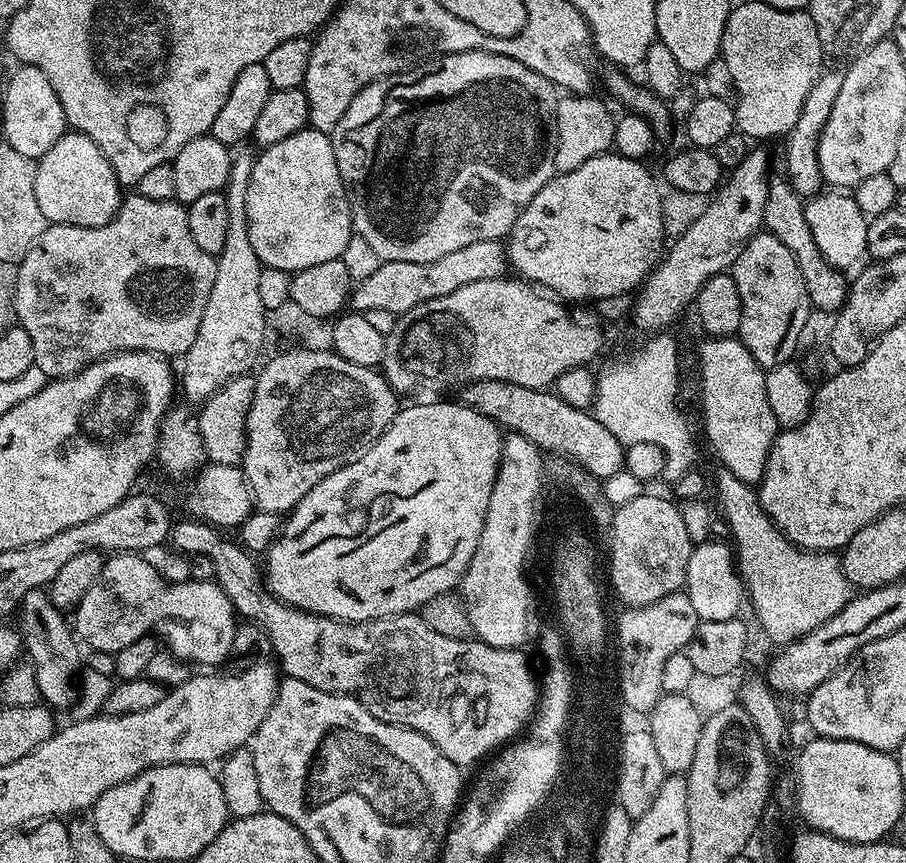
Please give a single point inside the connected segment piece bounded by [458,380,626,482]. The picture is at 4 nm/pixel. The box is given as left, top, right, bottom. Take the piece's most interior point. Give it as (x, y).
(555, 427)

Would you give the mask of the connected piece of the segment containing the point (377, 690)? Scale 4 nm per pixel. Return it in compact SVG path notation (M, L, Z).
M184 518L184 521L178 521L171 527L169 541L171 547L177 551L183 552L190 556L198 553L206 556L210 561L214 562L214 580L215 583L227 594L227 597L235 602L234 607L245 621L254 622L262 630L266 630L266 634L272 643L272 650L275 659L280 659L279 667L284 667L283 675L285 677L297 680L298 682L306 682L306 686L314 686L314 690L326 690L327 692L337 692L343 696L355 695L358 702L362 702L362 706L366 706L366 710L370 710L370 714L374 714L374 718L378 718L387 724L397 724L403 728L414 730L418 734L422 734L426 738L430 738L430 742L434 742L434 746L438 746L438 750L442 750L442 754L446 754L446 758L450 758L450 762L467 766L475 760L483 761L485 758L491 757L493 753L504 747L505 744L516 739L525 728L528 727L530 721L535 717L538 711L538 680L532 677L532 668L528 665L525 654L519 648L495 648L489 644L483 644L478 639L471 640L455 640L454 638L445 638L442 634L438 634L434 630L430 630L430 626L426 626L424 619L418 614L405 614L402 616L387 616L381 620L365 620L363 622L349 622L347 620L335 620L329 616L319 616L313 612L305 612L302 608L295 608L278 599L271 590L269 590L265 577L256 569L253 553L245 550L239 543L222 538L221 531L213 528L211 524L205 524L204 521L198 521L194 518Z

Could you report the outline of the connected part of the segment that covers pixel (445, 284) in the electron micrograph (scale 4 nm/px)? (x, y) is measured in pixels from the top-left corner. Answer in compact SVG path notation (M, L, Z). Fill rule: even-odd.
M483 240L474 242L471 246L462 246L462 250L454 250L454 254L446 254L435 262L386 260L380 263L374 274L353 287L350 308L351 311L362 313L366 310L390 310L403 314L414 310L414 306L422 306L422 302L454 294L458 286L470 286L470 282L503 277L504 268L506 272L506 248L498 240Z

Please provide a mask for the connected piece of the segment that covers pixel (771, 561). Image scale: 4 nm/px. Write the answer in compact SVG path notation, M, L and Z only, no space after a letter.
M721 467L716 476L716 496L720 499L720 508L724 511L724 520L732 531L731 543L734 554L738 559L738 570L746 585L747 595L752 595L752 604L756 607L756 616L764 627L764 632L776 643L776 646L791 644L799 636L814 631L822 622L834 618L842 606L846 606L854 595L854 589L849 584L844 566L839 555L831 552L809 552L807 548L800 548L792 544L776 528L776 523L764 513L757 493L730 470Z

